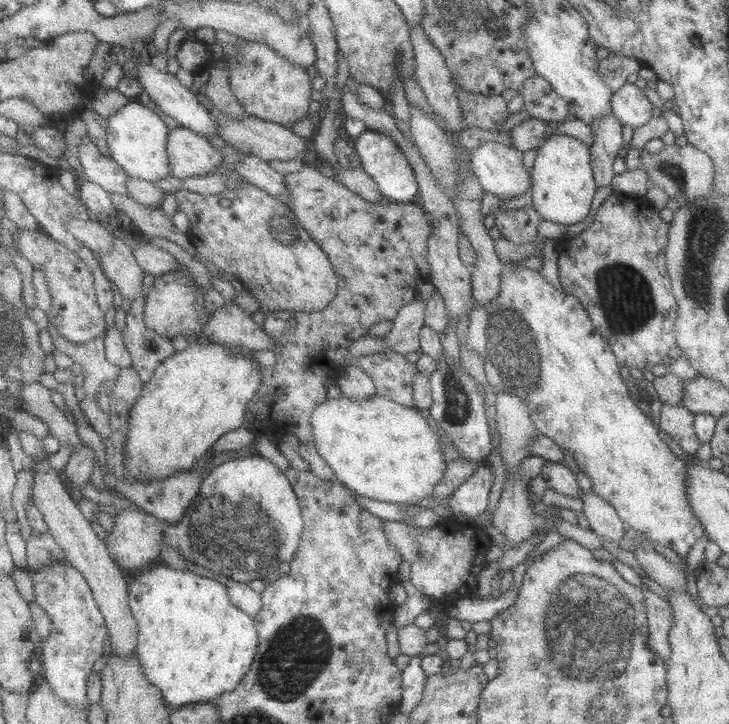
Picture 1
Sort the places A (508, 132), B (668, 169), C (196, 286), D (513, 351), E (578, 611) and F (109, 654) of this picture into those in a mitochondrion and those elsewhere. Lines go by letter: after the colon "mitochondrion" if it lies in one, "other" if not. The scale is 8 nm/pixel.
A: other
B: mitochondrion
C: other
D: mitochondrion
E: mitochondrion
F: other

